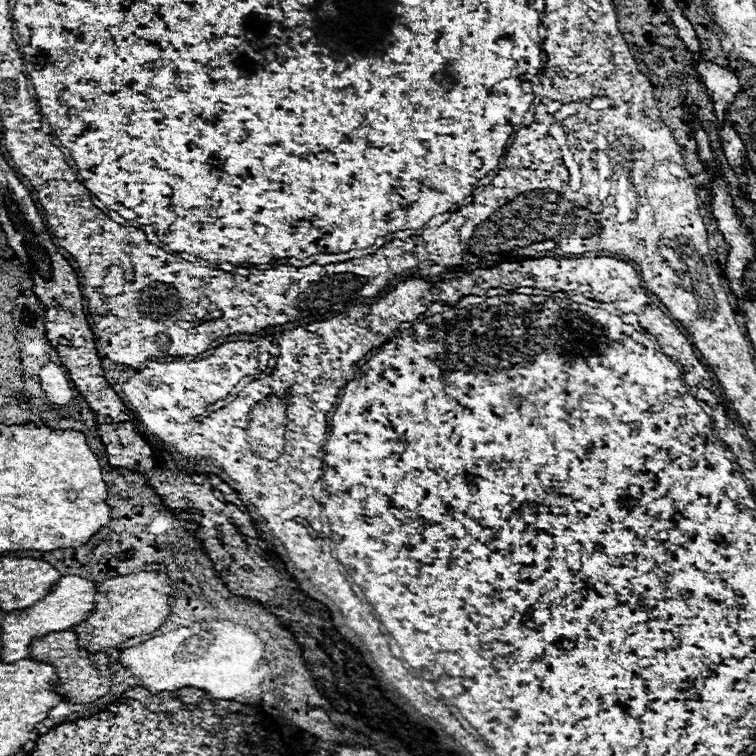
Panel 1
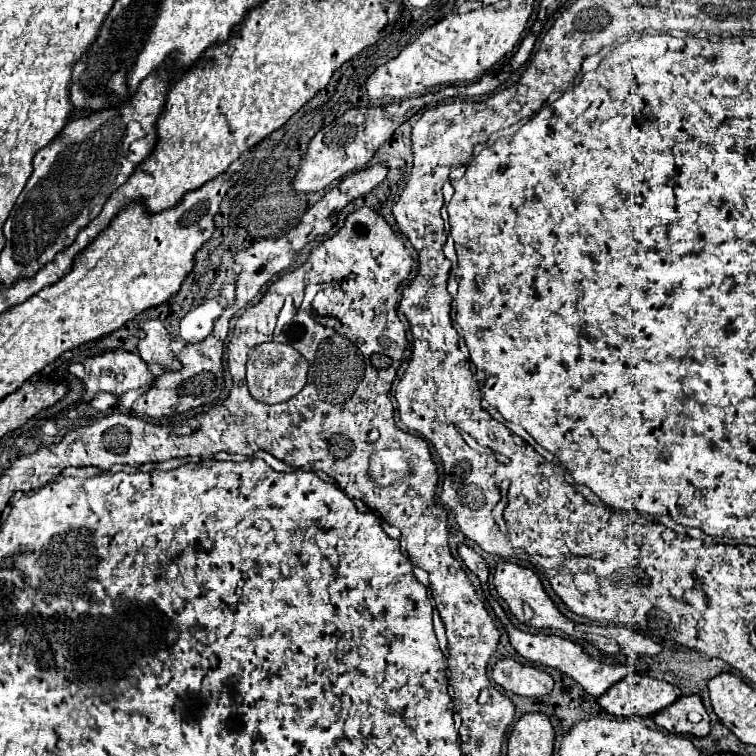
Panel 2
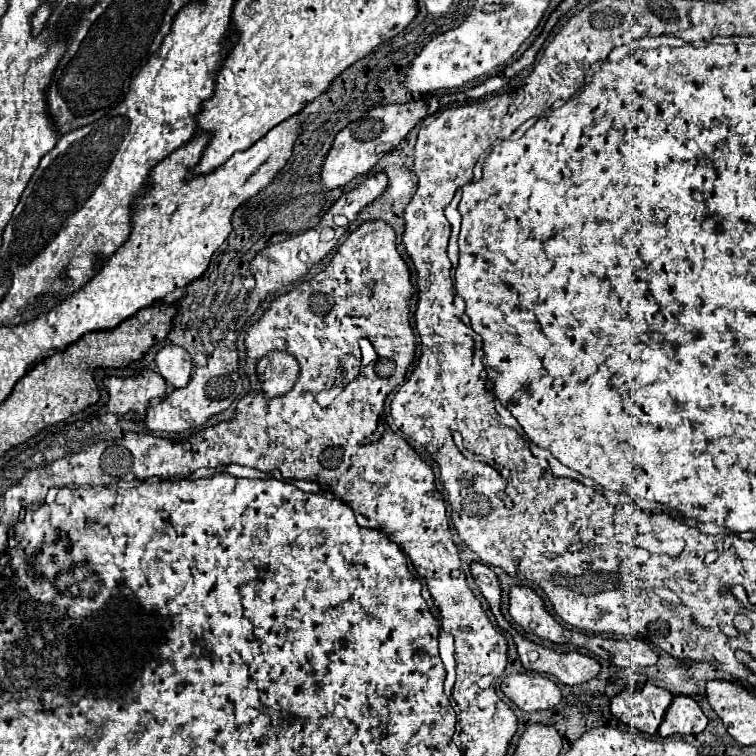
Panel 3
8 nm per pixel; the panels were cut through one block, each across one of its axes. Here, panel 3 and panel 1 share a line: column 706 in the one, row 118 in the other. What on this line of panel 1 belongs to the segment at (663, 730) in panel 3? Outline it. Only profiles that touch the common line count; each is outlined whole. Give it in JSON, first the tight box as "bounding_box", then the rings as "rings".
{"bounding_box":[696,62,740,122],"rings":[[[698,62],[696,68],[698,68],[700,76],[704,78],[708,92],[712,94],[718,120],[724,122],[724,116],[726,116],[724,112],[726,112],[728,104],[734,100],[736,92],[740,90],[738,78],[730,70],[720,68],[718,64],[712,64],[712,62]]]}

